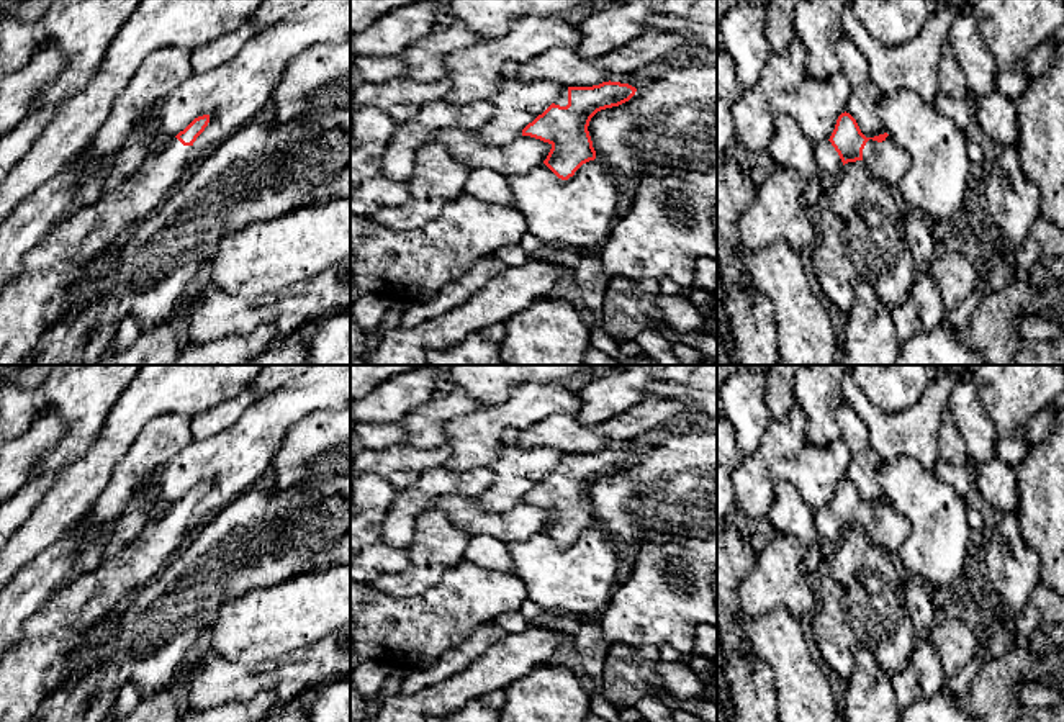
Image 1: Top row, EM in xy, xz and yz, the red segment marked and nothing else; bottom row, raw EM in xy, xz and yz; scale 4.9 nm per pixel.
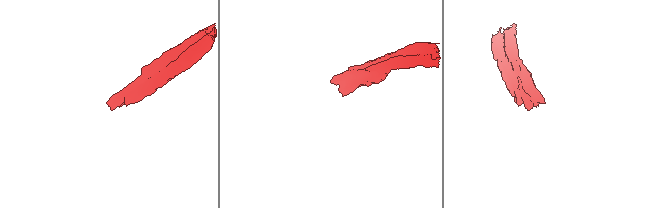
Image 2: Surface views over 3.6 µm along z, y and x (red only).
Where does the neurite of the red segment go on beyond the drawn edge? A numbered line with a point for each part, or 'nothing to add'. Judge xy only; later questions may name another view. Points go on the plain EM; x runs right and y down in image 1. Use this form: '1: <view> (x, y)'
1: xy (35, 665)

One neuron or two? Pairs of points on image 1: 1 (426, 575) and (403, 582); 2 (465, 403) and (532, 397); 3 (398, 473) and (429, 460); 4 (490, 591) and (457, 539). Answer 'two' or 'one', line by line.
1: one
2: two
3: one
4: two

